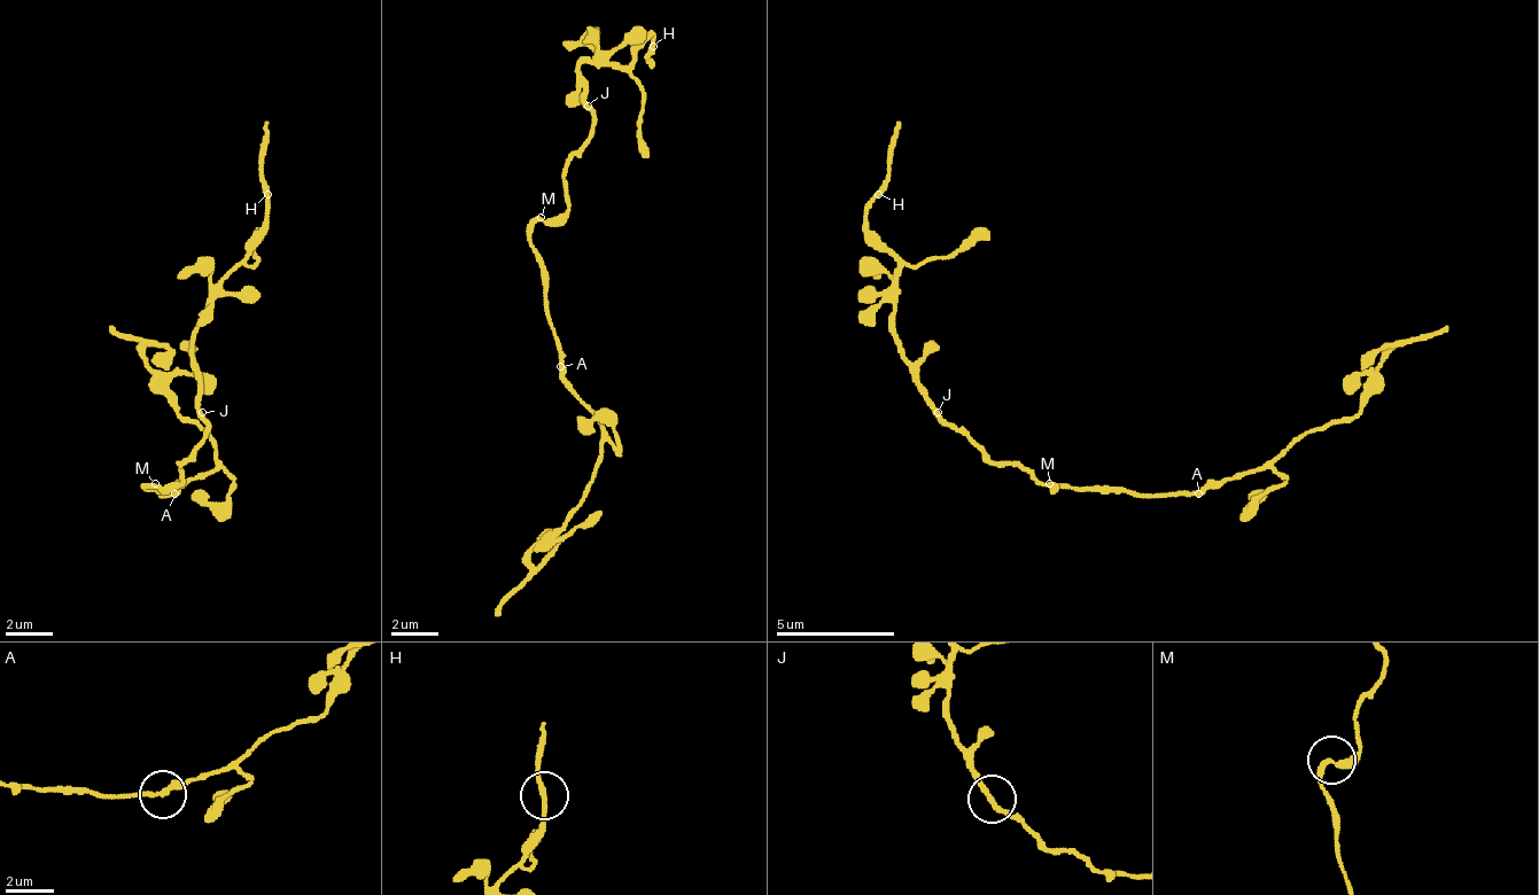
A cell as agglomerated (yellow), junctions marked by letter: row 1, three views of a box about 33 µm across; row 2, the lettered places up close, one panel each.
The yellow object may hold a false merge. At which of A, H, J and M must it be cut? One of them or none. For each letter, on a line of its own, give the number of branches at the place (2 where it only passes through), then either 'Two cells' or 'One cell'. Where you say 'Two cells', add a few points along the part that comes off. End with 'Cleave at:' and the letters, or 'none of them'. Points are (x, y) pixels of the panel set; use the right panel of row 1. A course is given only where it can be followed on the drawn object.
A: Branches: 2. One cell
H: Branches: 2. One cell
J: Branches: 2. One cell
M: Branches: 2. One cell
Cleave at: none of them

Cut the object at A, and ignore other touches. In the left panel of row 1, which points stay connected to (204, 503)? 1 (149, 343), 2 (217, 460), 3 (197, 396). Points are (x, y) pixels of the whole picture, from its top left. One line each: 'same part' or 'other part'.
1: same part
2: same part
3: other part

